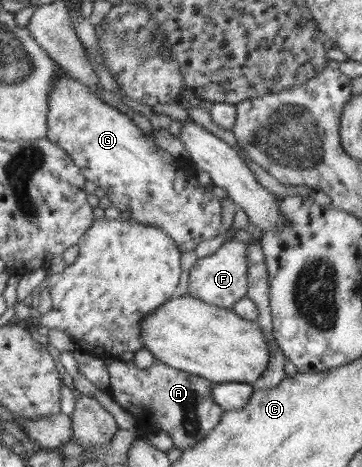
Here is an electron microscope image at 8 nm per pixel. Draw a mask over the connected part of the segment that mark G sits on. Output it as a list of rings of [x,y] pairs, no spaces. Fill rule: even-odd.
[[[65,69],[58,72],[58,79],[51,88],[49,93],[49,114],[47,114],[47,139],[58,144],[67,155],[75,162],[75,165],[81,170],[81,174],[89,180],[94,182],[99,188],[105,191],[105,196],[109,198],[114,206],[119,208],[121,212],[129,212],[129,216],[137,223],[148,225],[153,228],[159,228],[165,232],[171,240],[177,245],[180,252],[194,251],[195,247],[201,242],[216,238],[221,228],[221,199],[217,197],[211,190],[211,186],[199,185],[197,181],[197,170],[192,165],[187,164],[180,158],[169,155],[169,152],[162,150],[162,148],[153,140],[151,135],[143,133],[135,124],[130,114],[122,114],[121,111],[105,104],[98,96],[95,96],[91,92],[87,92],[84,84],[81,84],[78,80],[75,80]]]

